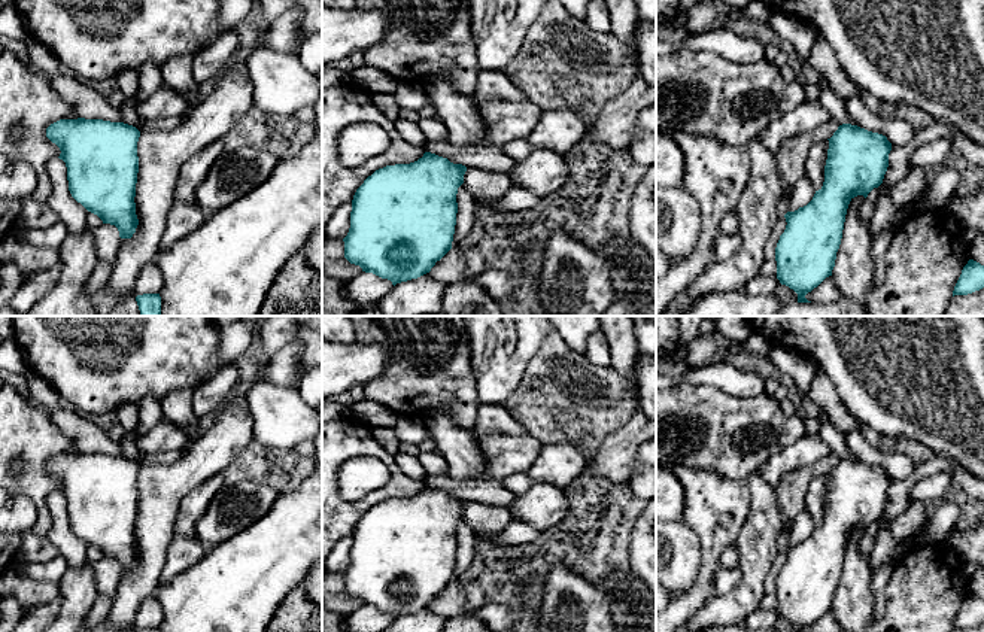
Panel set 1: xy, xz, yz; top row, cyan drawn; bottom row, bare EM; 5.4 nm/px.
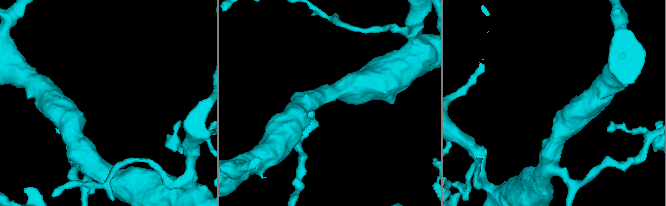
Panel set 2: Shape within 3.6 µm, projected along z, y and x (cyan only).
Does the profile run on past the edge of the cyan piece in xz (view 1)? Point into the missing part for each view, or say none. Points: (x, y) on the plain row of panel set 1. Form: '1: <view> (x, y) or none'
1: none

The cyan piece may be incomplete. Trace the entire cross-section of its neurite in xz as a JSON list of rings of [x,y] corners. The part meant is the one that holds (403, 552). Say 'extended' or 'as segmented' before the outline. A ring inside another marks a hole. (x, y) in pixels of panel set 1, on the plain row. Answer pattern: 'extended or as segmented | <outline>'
as segmented | [[[425,486],[410,498],[386,499],[368,510],[352,534],[350,562],[344,592],[362,605],[397,617],[431,605],[450,583],[456,559],[458,522],[467,501]]]

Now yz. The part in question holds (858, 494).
as segmented | [[[842,458],[827,474],[823,520],[807,540],[784,549],[787,559],[775,581],[777,613],[793,623],[798,632],[805,632],[832,610],[850,535],[857,529],[866,532],[874,522],[878,522],[889,501],[892,477],[883,468]]]

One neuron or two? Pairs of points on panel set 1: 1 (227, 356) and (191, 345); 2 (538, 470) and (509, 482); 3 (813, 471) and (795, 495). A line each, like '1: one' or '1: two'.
1: two
2: two
3: one

